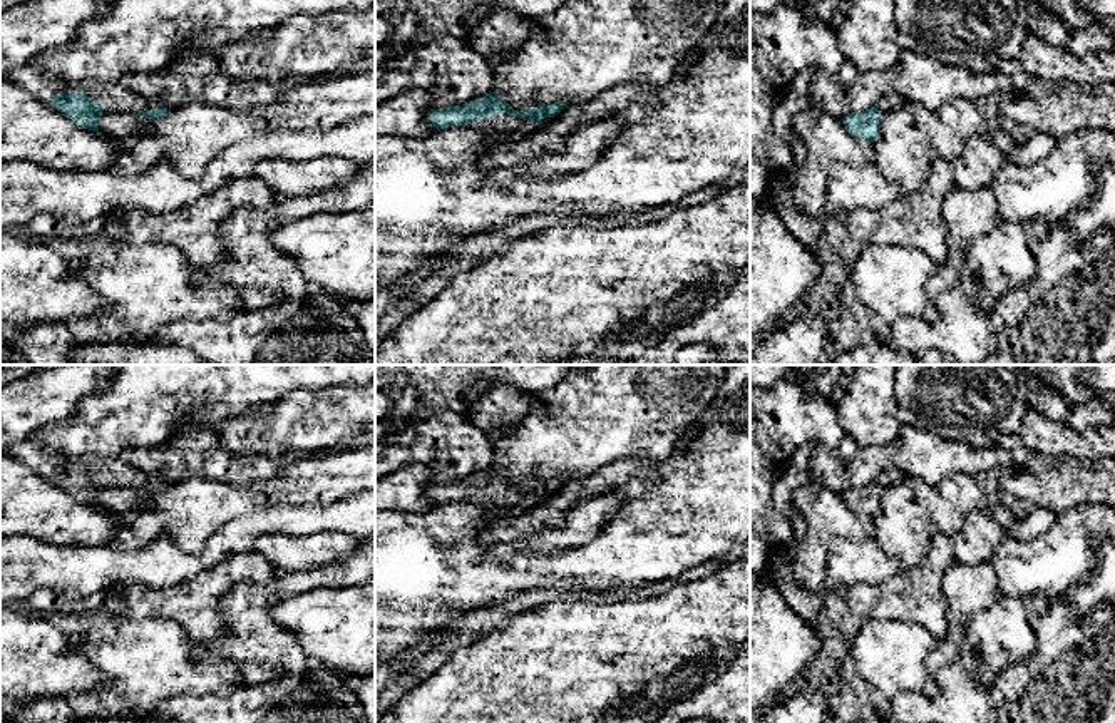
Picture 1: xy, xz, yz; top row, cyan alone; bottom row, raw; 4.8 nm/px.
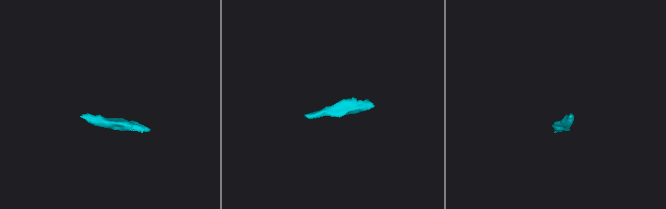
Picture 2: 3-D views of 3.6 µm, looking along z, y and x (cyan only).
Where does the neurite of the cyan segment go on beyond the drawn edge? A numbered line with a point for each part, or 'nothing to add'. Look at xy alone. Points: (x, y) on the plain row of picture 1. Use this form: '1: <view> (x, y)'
nothing to add

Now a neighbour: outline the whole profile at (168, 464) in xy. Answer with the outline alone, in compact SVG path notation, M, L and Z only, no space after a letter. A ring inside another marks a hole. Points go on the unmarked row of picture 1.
M131 447L121 459L137 472L176 484L184 479L206 479L224 484L263 485L276 477L285 459L268 455L233 455L221 447L211 450L176 450L162 447Z

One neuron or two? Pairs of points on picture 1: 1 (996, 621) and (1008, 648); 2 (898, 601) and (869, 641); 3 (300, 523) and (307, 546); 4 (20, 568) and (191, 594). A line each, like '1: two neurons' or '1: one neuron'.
1: one neuron
2: two neurons
3: two neurons
4: two neurons

